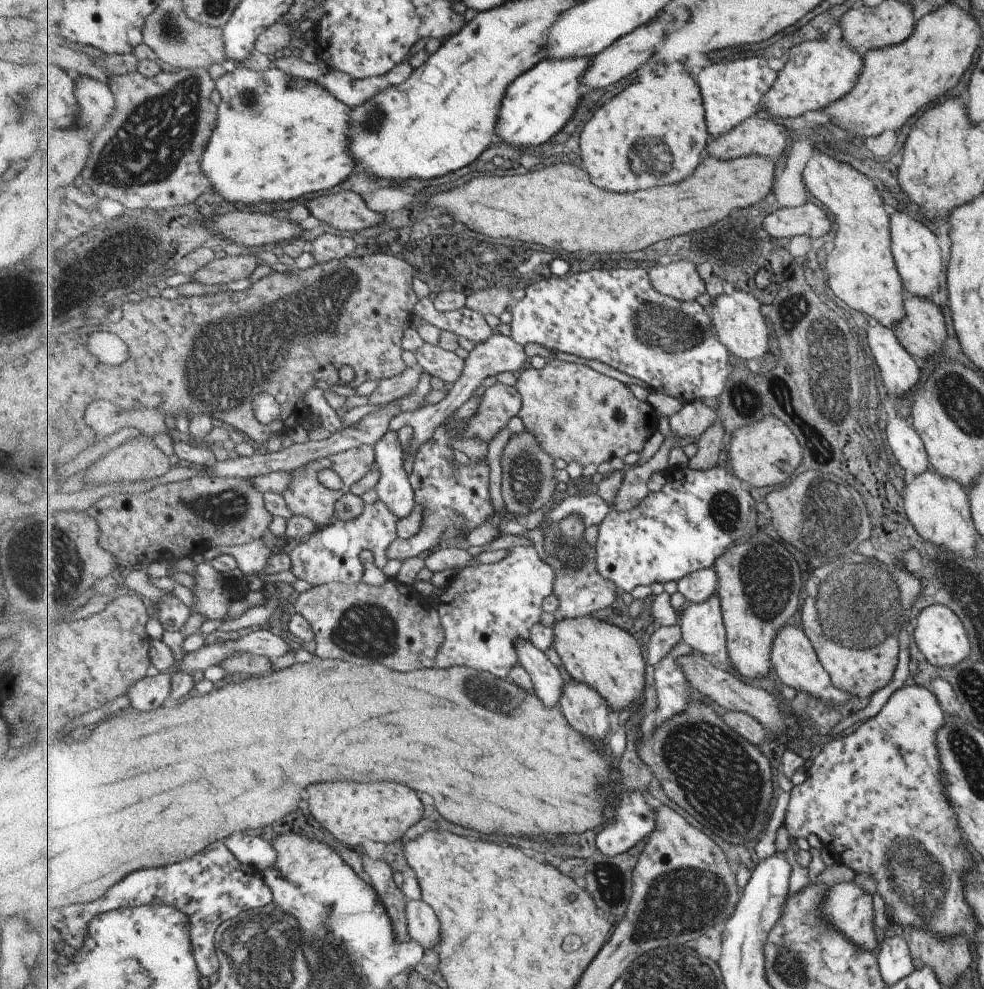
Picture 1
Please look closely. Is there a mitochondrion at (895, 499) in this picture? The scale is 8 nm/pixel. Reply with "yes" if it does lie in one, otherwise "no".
no

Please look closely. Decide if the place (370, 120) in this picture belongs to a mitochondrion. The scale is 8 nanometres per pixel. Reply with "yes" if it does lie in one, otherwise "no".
yes

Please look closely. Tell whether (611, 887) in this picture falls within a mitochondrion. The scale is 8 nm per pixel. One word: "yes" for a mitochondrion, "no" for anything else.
yes

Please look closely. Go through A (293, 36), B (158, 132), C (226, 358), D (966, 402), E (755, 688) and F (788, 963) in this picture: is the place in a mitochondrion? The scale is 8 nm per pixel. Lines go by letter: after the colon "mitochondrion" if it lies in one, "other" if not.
A: other
B: mitochondrion
C: mitochondrion
D: mitochondrion
E: other
F: mitochondrion

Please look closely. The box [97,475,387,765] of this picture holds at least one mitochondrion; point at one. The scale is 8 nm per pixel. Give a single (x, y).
(225, 509)

